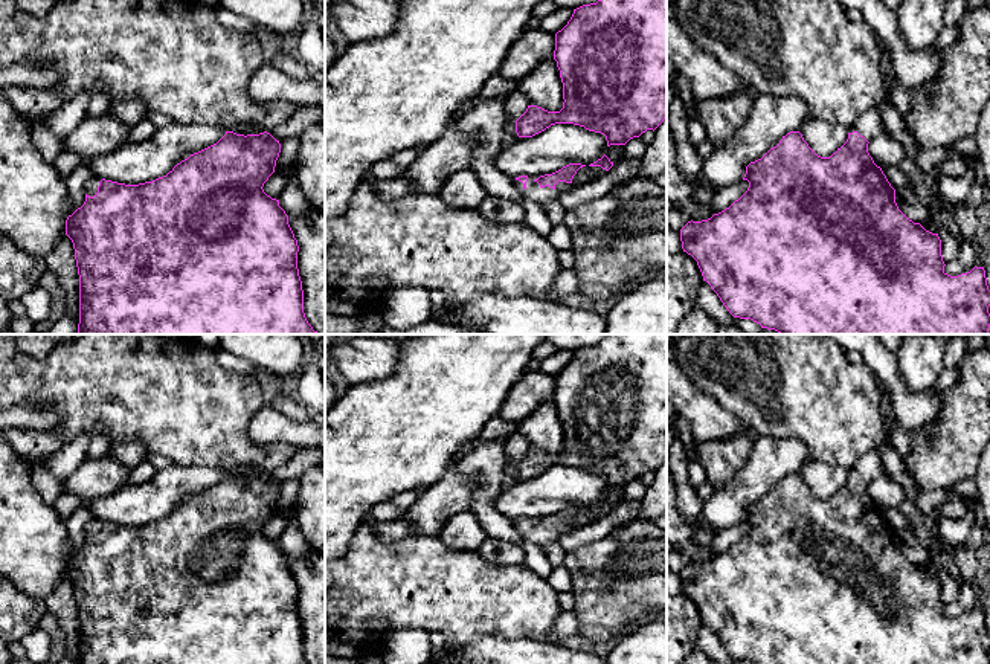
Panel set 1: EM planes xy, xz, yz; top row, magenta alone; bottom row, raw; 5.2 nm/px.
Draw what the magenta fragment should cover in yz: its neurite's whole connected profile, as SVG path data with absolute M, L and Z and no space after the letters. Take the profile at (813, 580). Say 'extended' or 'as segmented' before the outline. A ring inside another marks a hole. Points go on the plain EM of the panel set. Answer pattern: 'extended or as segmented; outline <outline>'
extended; outline M877 450L862 455L848 470L847 484L830 499L818 498L799 473L790 473L761 501L746 508L743 522L749 524L749 530L738 542L711 560L702 563L691 562L680 571L683 594L697 603L703 623L711 627L734 659L751 661L754 664L990 664L990 632L984 609L975 608L970 614L958 618L947 617L944 614L946 606L941 598L938 575L926 572L898 551L895 531L868 495L868 485L882 472L883 463Z

